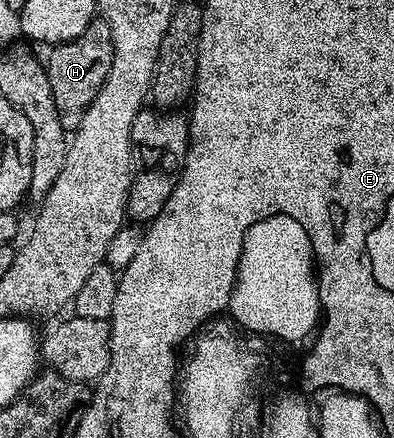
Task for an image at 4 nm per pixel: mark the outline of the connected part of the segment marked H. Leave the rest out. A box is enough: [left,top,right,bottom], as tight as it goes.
[45,18,115,130]

